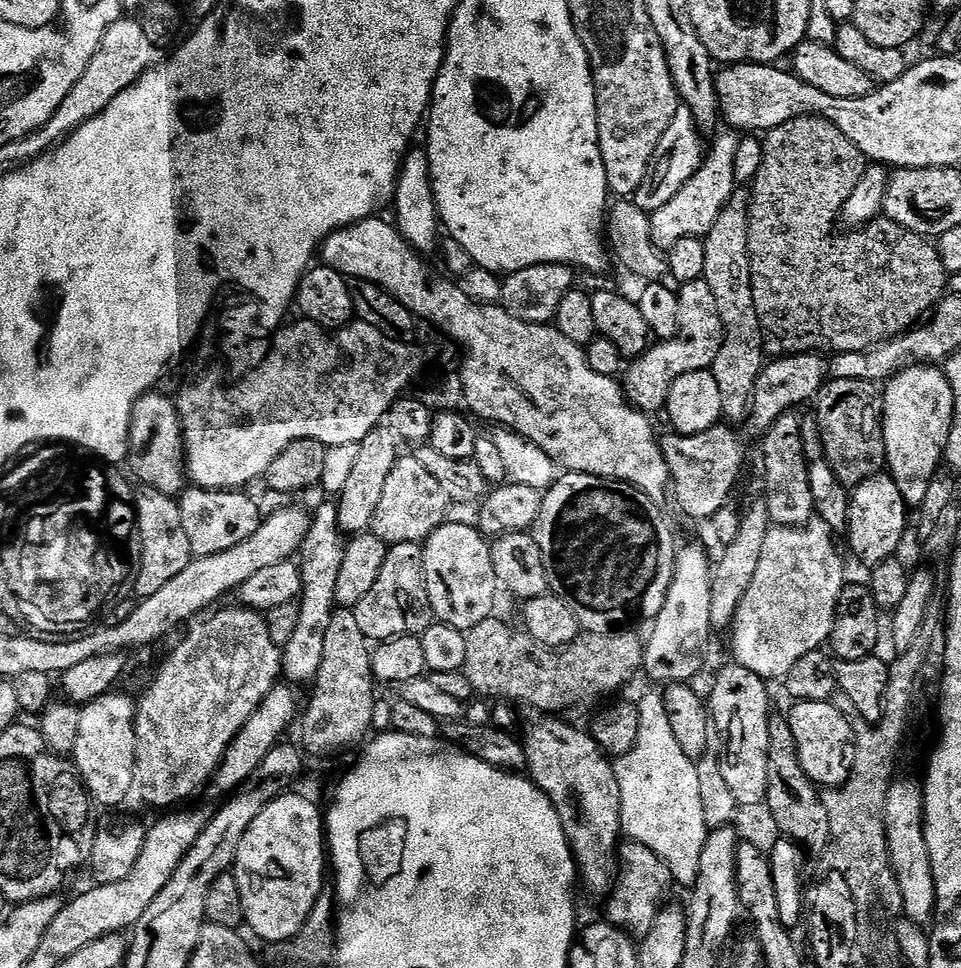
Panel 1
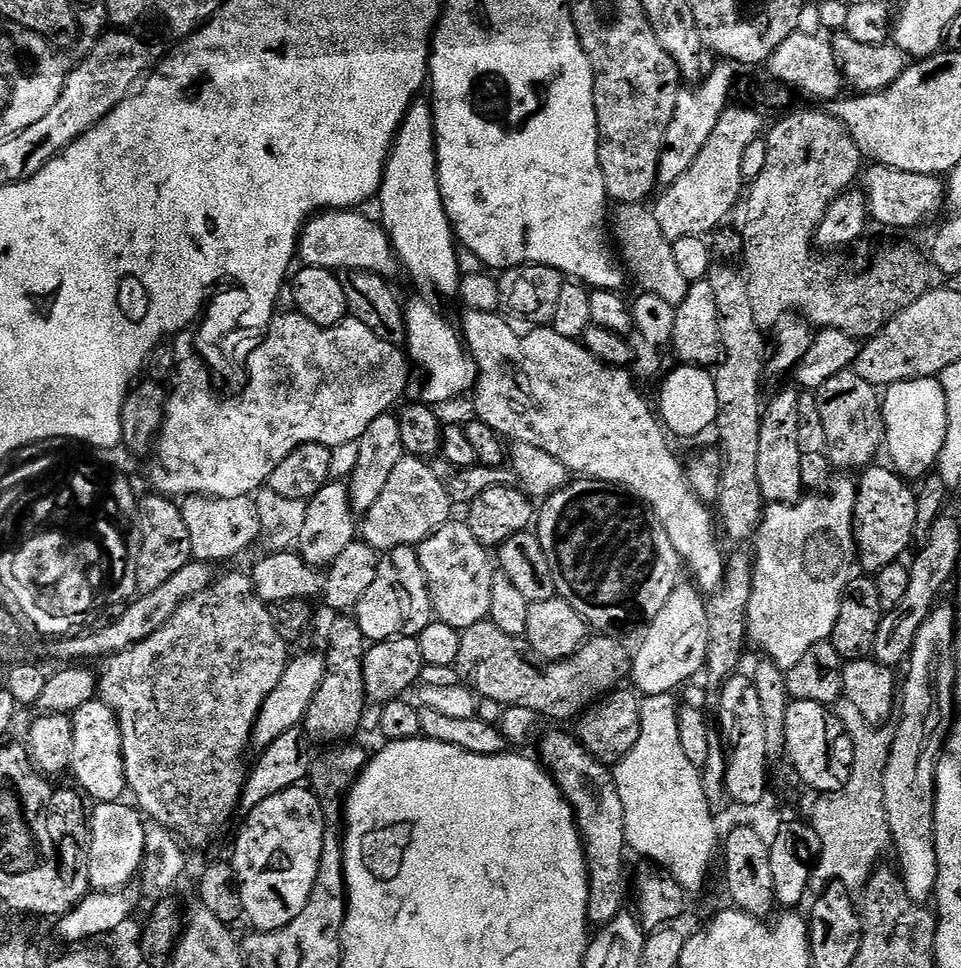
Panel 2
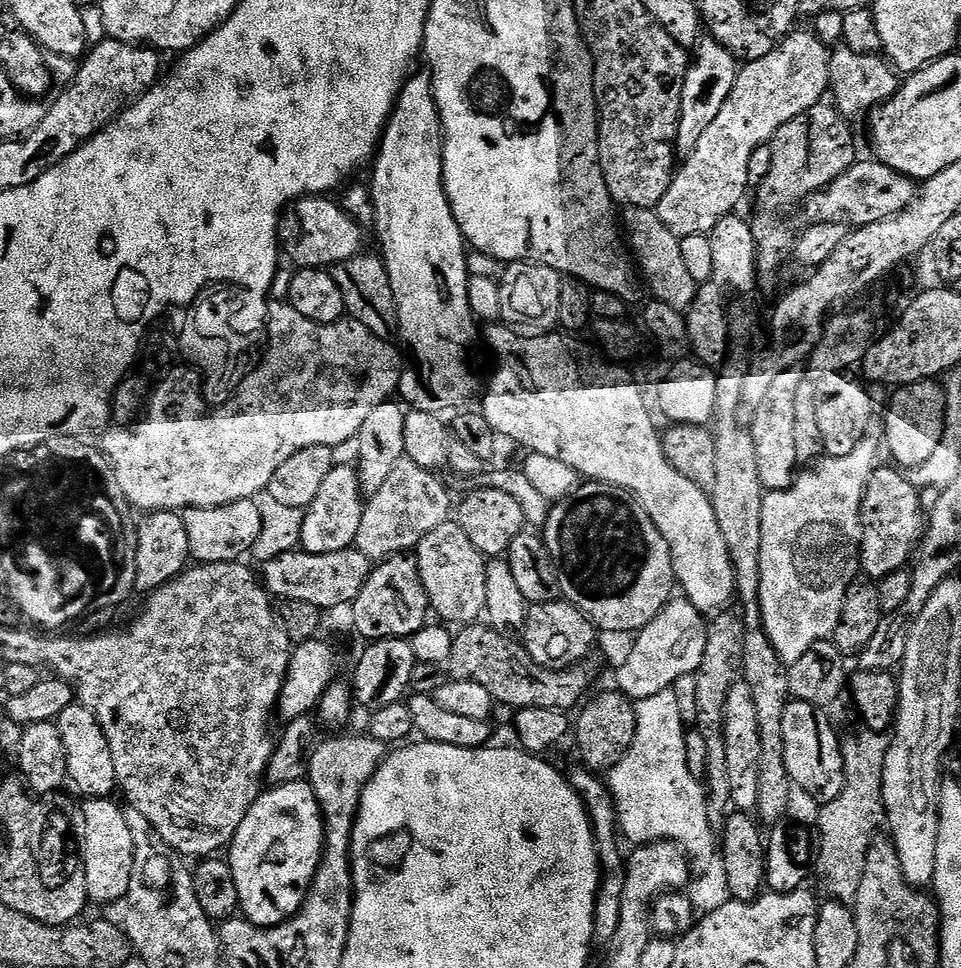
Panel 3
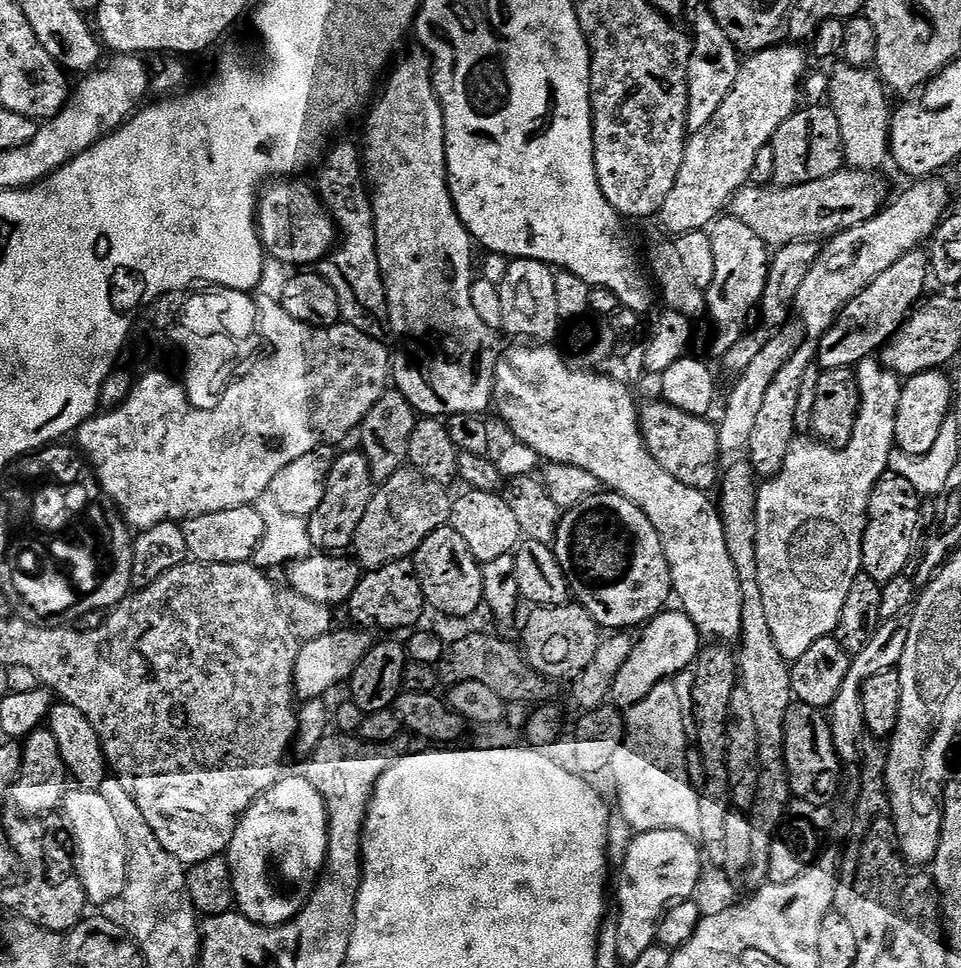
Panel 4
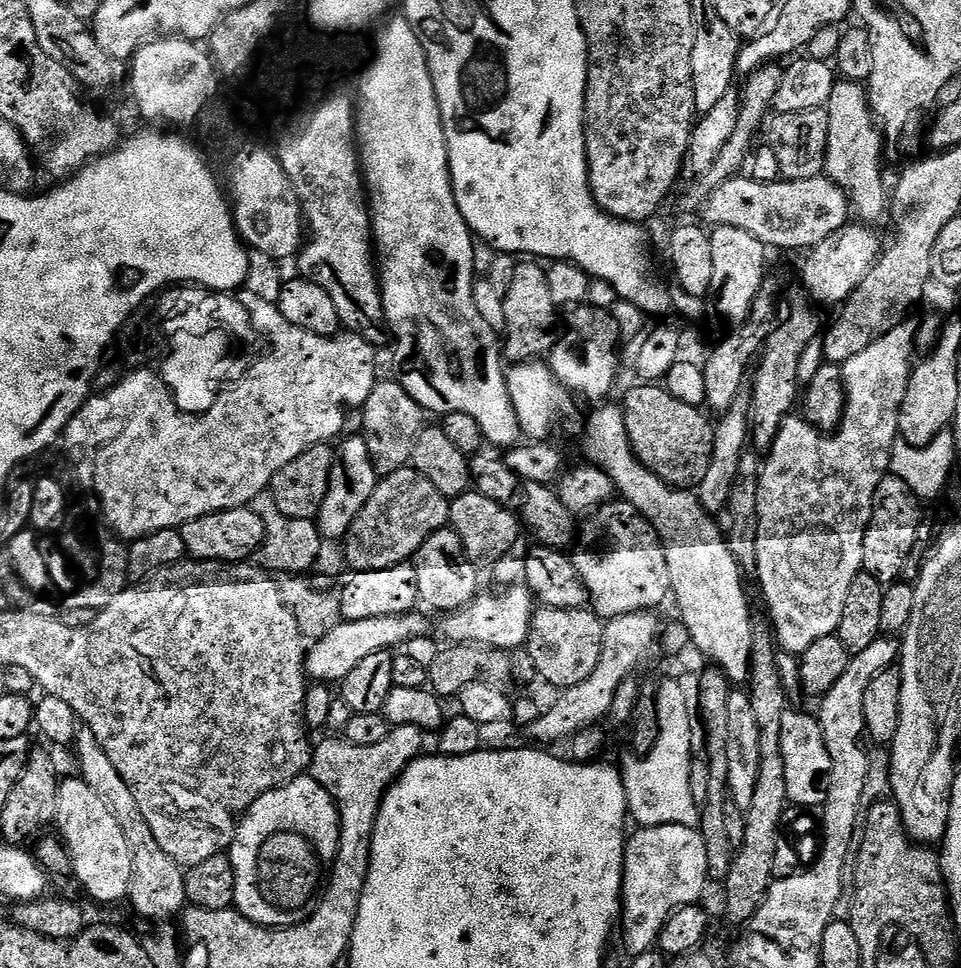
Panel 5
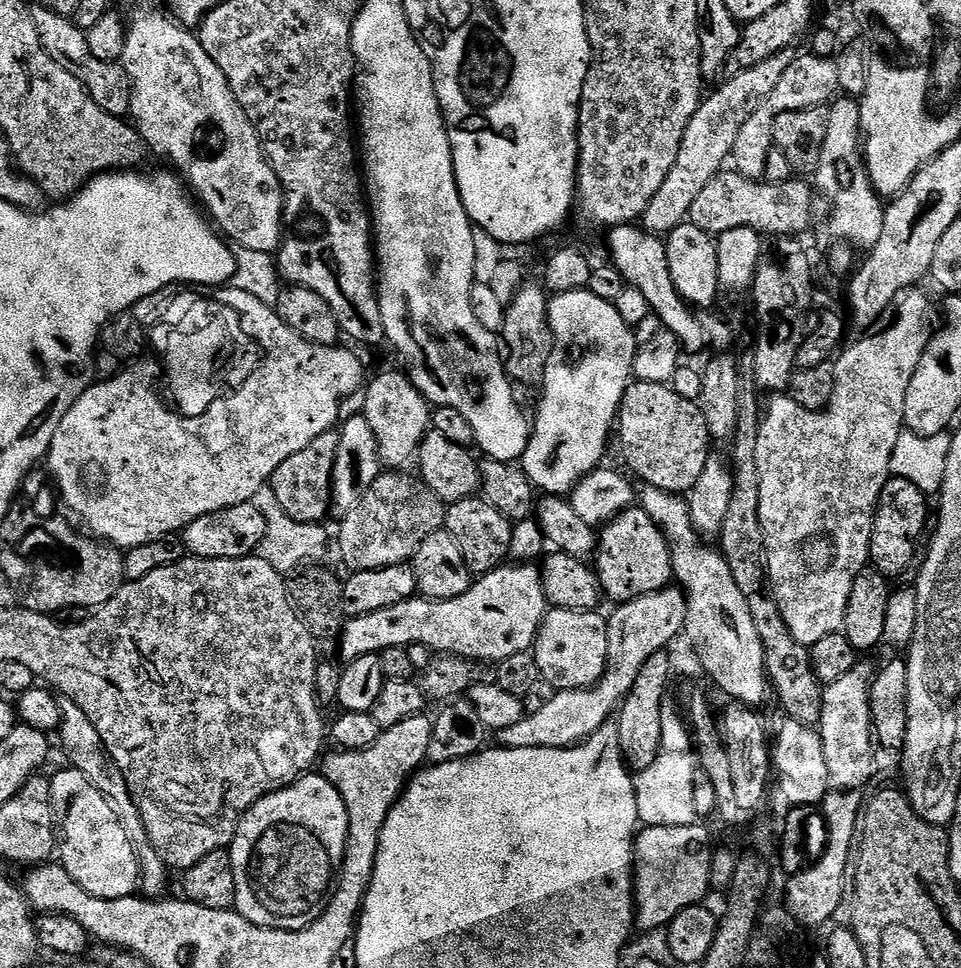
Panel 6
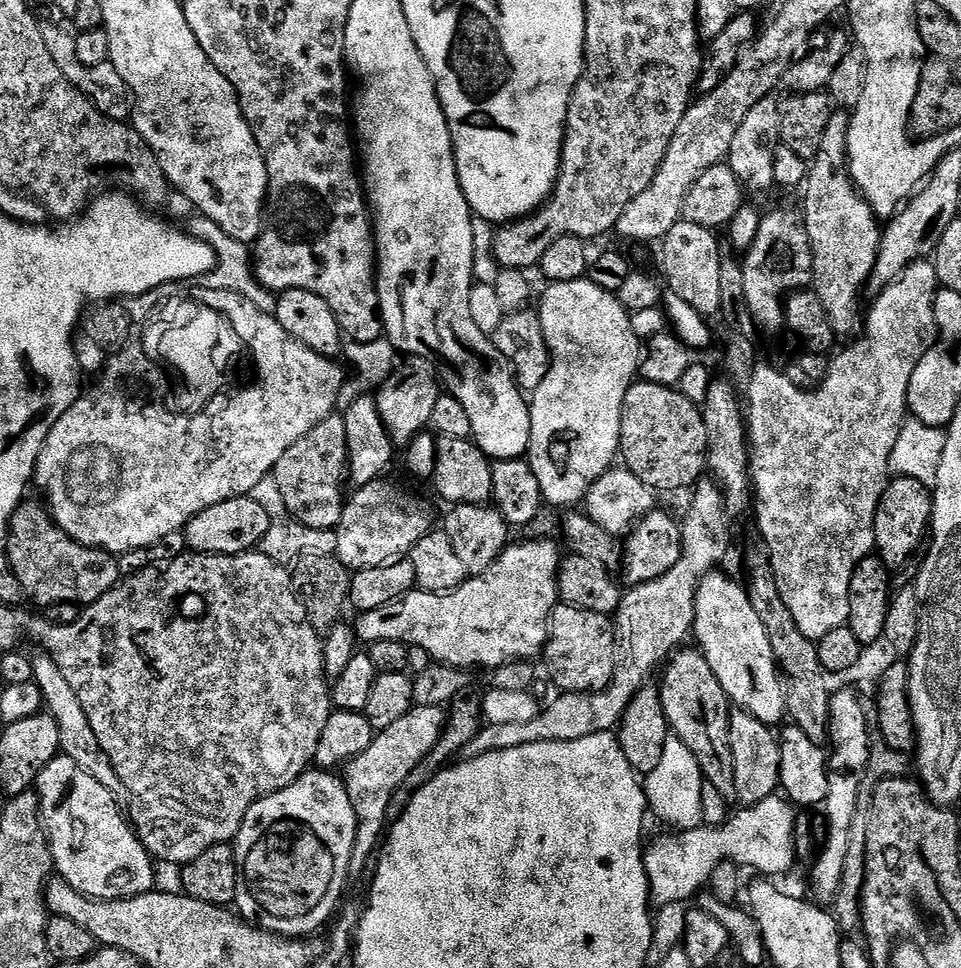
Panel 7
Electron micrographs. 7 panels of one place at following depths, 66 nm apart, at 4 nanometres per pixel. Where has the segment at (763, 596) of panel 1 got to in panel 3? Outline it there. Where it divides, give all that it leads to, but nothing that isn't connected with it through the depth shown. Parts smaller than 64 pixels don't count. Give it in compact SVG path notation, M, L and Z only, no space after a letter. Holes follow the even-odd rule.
M869 434L850 454L845 456L828 456L809 472L801 471L786 490L771 493L770 510L762 514L762 586L760 587L760 605L762 622L774 650L782 662L792 665L819 640L827 640L833 635L842 614L842 602L846 590L858 579L860 567L860 549L862 534L862 502L866 486L878 466L876 460L882 456L882 444L875 435Z

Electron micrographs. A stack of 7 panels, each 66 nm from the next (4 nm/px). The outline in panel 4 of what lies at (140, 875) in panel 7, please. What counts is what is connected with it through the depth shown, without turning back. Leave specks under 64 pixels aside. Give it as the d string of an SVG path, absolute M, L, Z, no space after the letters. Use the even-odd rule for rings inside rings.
M77 787L64 797L63 812L68 819L68 828L76 839L78 875L88 895L89 905L119 901L128 877L128 847L126 834L122 826L118 826L118 817L114 815L110 802L106 802L98 790Z

